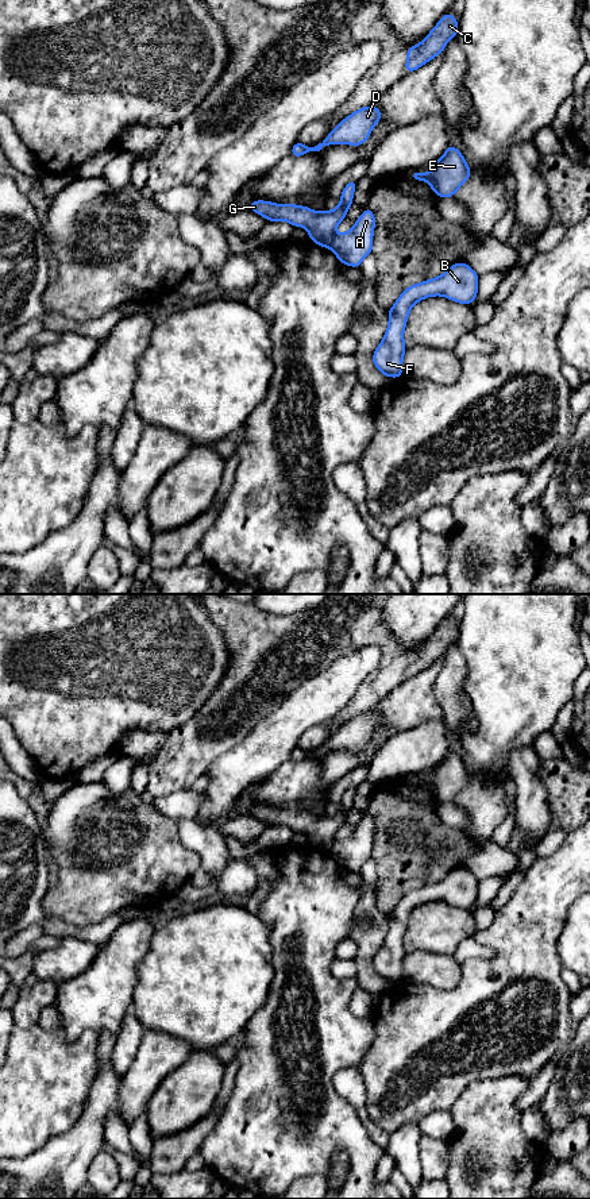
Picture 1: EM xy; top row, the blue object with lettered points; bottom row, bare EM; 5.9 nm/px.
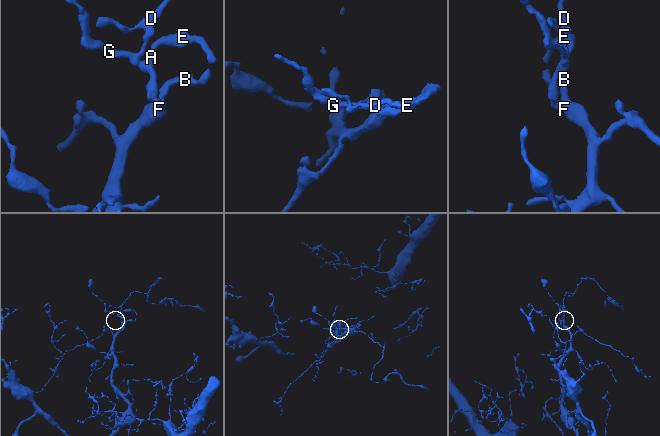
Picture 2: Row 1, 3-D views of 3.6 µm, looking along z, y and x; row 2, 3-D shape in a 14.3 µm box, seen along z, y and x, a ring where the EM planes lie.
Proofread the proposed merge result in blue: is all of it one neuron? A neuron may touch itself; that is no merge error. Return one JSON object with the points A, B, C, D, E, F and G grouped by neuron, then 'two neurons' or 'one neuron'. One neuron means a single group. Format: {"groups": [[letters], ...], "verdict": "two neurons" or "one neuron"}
{"groups": [["A", "B", "E", "F"], ["C", "D", "G"]], "verdict": "two neurons"}

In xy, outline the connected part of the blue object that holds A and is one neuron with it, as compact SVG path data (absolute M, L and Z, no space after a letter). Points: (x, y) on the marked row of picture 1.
M366 207L352 230L335 235L329 248L342 263L359 267L363 258L373 251L374 225L375 217L373 211Z

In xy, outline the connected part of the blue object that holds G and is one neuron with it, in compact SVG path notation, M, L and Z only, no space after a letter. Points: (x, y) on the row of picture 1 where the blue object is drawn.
M350 181L342 192L340 204L333 211L315 212L308 207L293 204L274 204L270 201L257 201L250 204L250 211L266 217L267 221L286 220L293 227L301 225L309 232L312 242L321 247L331 247L338 224L346 219L346 213L352 204L354 190L358 181Z

